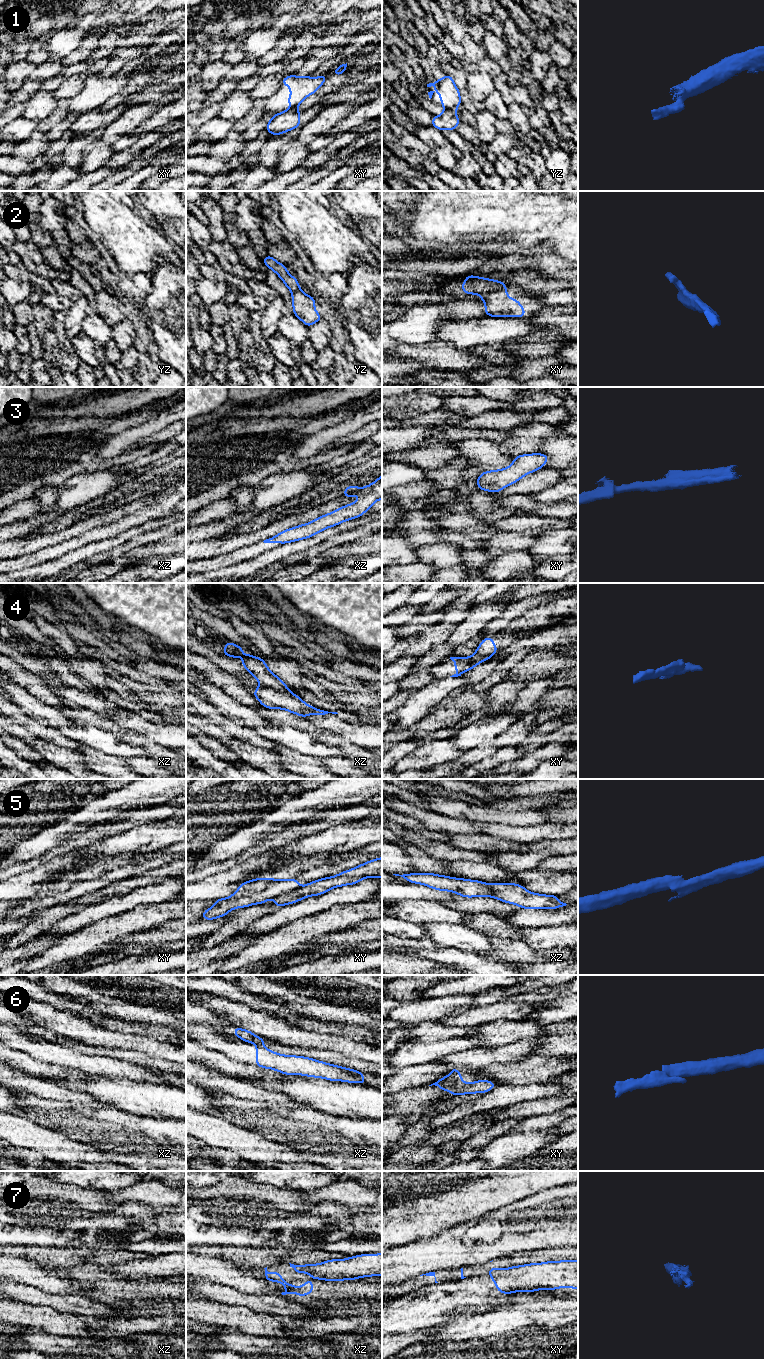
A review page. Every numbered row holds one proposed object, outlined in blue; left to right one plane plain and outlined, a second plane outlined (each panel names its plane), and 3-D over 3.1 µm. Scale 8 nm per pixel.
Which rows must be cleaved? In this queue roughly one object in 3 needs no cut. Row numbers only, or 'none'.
1, 2, 4, 5, 6, 7

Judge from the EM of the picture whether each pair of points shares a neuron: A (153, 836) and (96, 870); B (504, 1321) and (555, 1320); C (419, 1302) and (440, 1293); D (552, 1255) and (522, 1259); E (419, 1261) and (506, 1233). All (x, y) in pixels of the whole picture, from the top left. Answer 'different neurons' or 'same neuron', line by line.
A: different neurons
B: same neuron
C: same neuron
D: same neuron
E: same neuron

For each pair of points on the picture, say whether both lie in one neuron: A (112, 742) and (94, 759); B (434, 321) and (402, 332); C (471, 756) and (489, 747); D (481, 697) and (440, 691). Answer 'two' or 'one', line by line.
A: two
B: one
C: one
D: two

